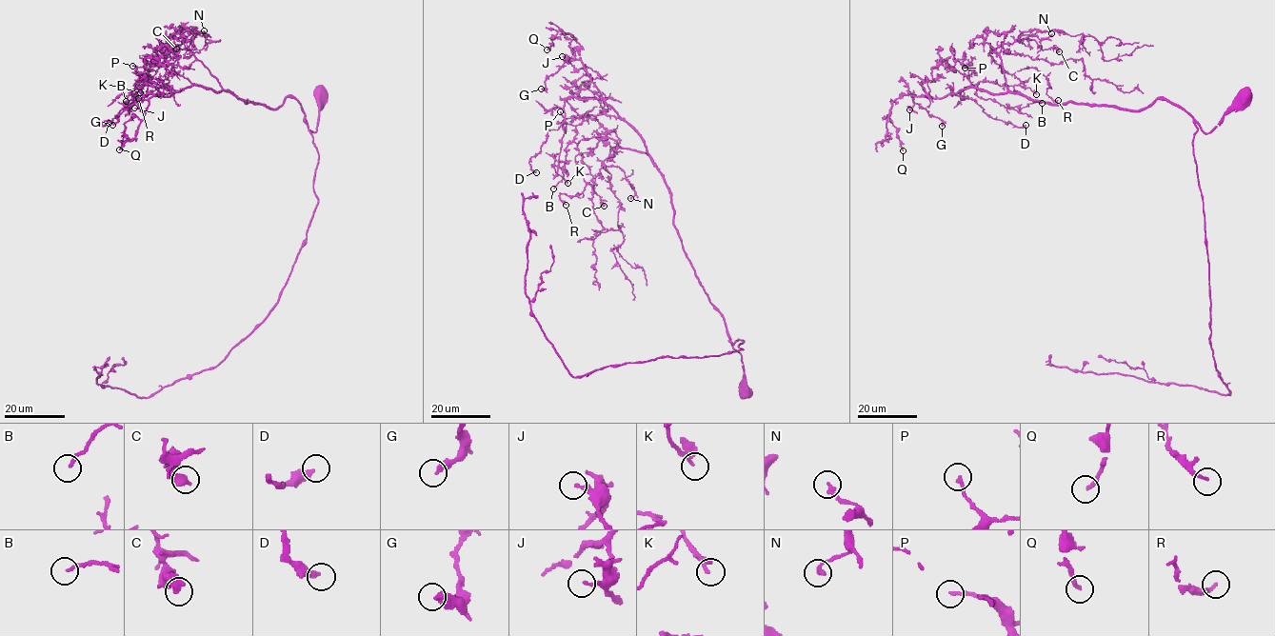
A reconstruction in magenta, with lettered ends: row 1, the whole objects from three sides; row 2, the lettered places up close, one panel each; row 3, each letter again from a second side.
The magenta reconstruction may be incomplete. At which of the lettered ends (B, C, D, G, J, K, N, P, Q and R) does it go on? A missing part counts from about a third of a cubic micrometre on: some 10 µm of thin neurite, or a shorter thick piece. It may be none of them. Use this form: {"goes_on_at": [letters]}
{"goes_on_at": ["Q"]}

